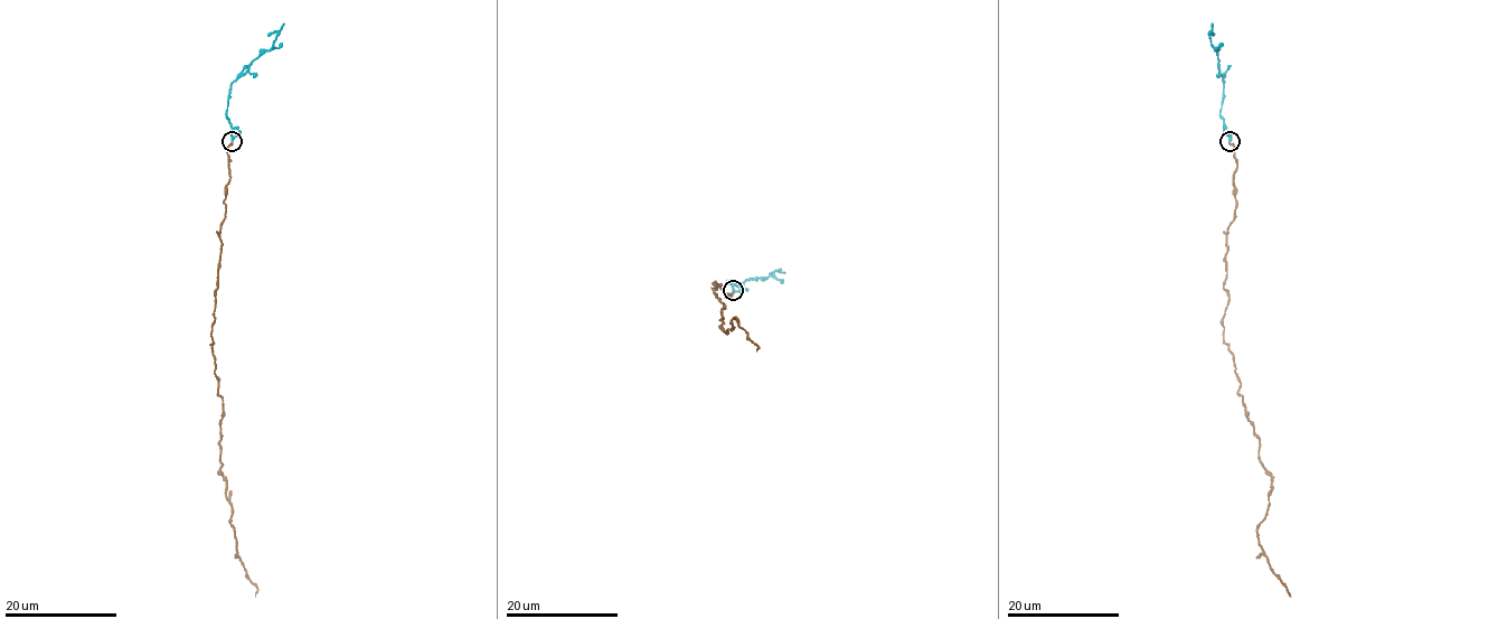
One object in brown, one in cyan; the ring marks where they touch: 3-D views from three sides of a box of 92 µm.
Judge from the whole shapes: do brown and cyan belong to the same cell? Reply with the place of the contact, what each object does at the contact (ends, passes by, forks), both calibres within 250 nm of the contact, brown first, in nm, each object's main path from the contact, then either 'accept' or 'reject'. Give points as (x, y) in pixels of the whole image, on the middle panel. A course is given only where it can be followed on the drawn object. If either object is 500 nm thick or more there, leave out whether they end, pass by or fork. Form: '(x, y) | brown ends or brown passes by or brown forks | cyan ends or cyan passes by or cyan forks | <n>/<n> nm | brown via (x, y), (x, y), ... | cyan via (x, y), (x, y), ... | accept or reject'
(733, 290) | brown ends | cyan passes by | 240/240 nm | brown via (733, 290), (725, 296), (712, 283), (723, 303), (722, 328), (733, 328), (736, 317), (756, 350) | cyan via (733, 290), (727, 281), (743, 283), (775, 271), (784, 272) | accept

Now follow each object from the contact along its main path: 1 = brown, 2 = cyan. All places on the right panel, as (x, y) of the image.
1: (1230, 141), (1235, 213), (1227, 230), (1223, 337), (1272, 481), (1258, 544), (1290, 597)
2: (1230, 141), (1221, 114), (1223, 75), (1211, 40), (1212, 24)

